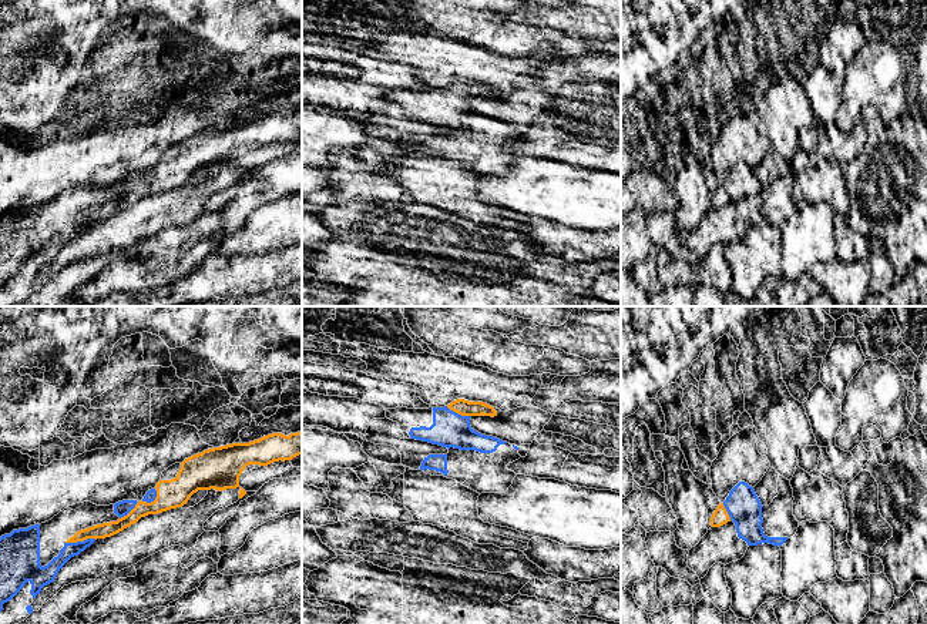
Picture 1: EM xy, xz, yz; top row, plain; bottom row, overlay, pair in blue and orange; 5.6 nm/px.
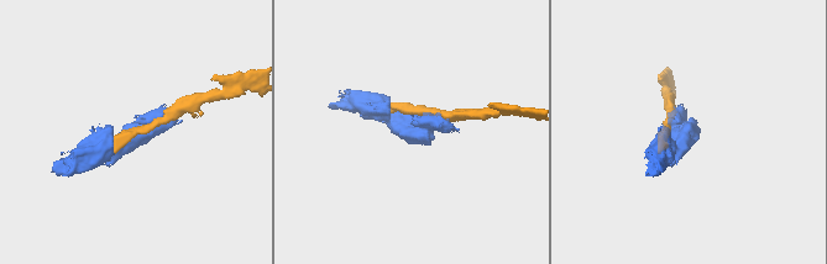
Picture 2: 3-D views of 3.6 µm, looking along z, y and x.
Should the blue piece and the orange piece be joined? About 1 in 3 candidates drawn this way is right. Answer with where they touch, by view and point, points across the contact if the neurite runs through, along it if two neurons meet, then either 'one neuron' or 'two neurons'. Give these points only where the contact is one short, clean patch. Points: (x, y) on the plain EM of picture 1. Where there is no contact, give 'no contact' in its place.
contact xy (80, 222); one neuron

